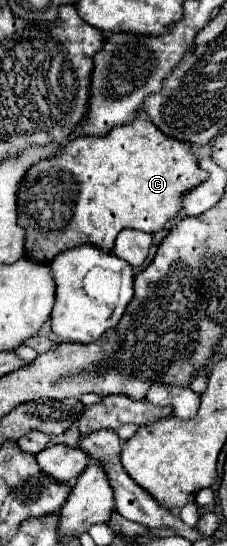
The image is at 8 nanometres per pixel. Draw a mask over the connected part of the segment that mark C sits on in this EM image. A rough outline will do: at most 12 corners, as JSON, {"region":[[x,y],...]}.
{"region":[[149,120],[25,172],[25,258],[155,234],[207,178]]}

